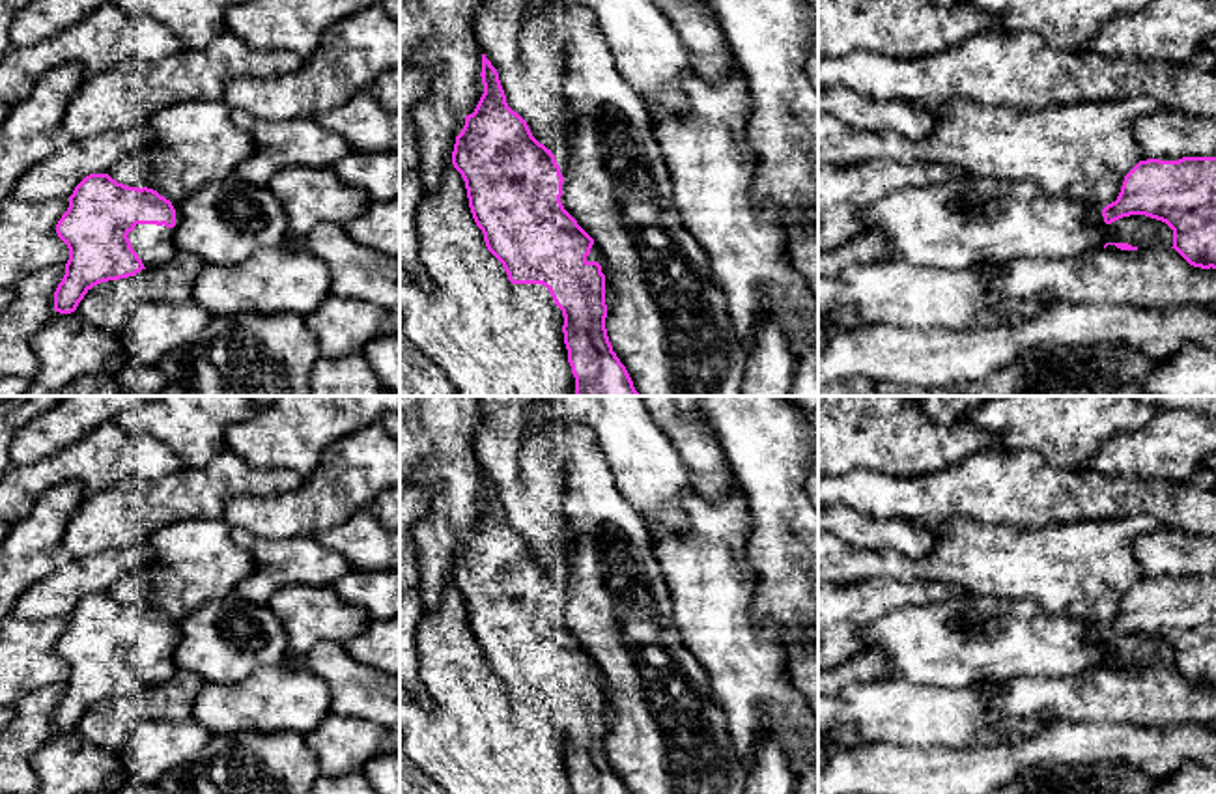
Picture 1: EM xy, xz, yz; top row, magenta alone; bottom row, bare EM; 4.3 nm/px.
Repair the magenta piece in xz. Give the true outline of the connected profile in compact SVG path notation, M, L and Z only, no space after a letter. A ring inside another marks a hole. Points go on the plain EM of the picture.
M482 473L484 512L473 532L456 555L452 583L461 592L467 607L469 626L476 645L484 652L488 669L502 682L512 702L542 702L549 708L555 723L564 734L564 762L573 794L629 794L607 755L605 736L605 680L600 663L564 626L564 592L551 568L540 562L527 540L514 531L499 499L497 488Z

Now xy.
M108 592L86 594L75 605L69 626L56 643L58 656L69 667L69 678L54 710L54 729L71 732L93 704L168 682L179 671L176 646L181 637L181 620L166 618L153 607L127 605Z

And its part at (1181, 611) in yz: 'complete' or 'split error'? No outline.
split error

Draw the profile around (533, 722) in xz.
M510 701L510 710L516 732L530 745L551 753L555 745L564 744L562 729L555 723L545 704Z

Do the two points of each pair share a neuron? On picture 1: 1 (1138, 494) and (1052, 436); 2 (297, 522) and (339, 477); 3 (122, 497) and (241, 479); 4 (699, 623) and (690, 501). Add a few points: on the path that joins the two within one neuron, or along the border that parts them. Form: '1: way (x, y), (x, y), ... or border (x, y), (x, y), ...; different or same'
1: border (1037, 453), (1052, 466), (1078, 469); different
2: way (309, 510), (331, 488); same
3: way (152, 497), (202, 494), (212, 486); same
4: way (699, 593), (699, 531); same

